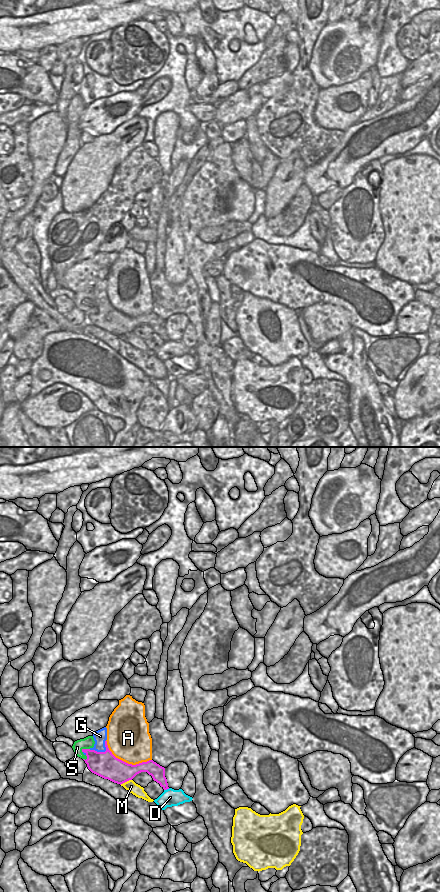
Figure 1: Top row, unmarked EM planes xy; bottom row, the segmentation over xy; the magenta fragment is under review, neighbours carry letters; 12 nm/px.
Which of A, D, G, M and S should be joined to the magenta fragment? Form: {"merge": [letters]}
{"merge": ["S"]}

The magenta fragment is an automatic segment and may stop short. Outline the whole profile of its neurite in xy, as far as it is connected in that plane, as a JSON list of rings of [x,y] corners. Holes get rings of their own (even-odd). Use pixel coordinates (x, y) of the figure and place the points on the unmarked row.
[[[88,288],[75,293],[72,298],[75,307],[85,313],[92,325],[121,337],[132,332],[137,326],[147,324],[164,342],[169,341],[165,329],[165,320],[153,312],[136,317],[128,316],[112,306],[108,300],[107,293],[105,293],[105,304],[93,302],[94,296],[93,288]]]

